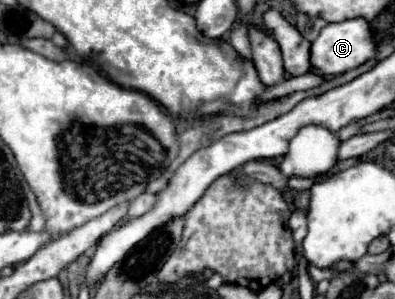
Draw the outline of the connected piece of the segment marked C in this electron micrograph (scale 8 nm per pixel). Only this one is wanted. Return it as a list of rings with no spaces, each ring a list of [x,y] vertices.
[[[356,17],[356,19],[348,19],[342,23],[328,23],[318,39],[312,43],[312,67],[328,77],[328,75],[338,75],[344,73],[348,69],[354,69],[362,63],[366,63],[368,59],[374,59],[378,55],[378,47],[374,43],[374,35],[372,35],[372,27],[366,19]]]

